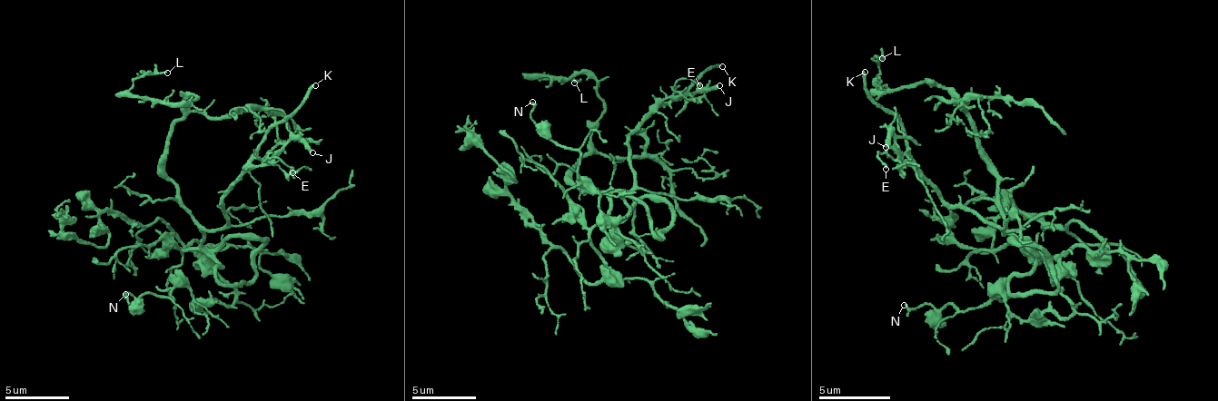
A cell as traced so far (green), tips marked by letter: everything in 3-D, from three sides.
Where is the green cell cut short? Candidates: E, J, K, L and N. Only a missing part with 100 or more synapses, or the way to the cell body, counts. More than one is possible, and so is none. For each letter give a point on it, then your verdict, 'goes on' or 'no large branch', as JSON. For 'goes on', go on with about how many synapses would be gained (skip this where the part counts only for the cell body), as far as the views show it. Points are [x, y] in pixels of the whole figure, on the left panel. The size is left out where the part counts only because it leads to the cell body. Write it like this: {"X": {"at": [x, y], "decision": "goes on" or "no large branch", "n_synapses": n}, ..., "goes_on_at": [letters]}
{"E": {"at": [292, 172], "decision": "no large branch"}, "J": {"at": [312, 152], "decision": "no large branch"}, "K": {"at": [315, 85], "decision": "goes on"}, "L": {"at": [167, 73], "decision": "no large branch"}, "N": {"at": [125, 294], "decision": "no large branch"}, "goes_on_at": ["K"]}

